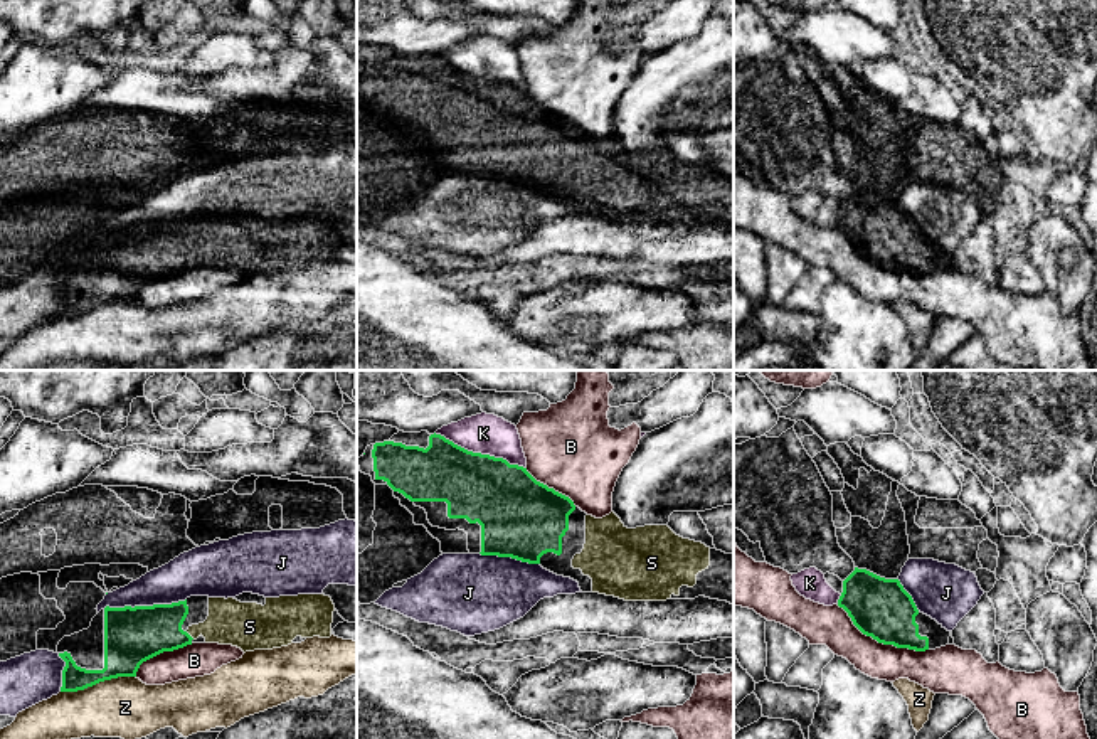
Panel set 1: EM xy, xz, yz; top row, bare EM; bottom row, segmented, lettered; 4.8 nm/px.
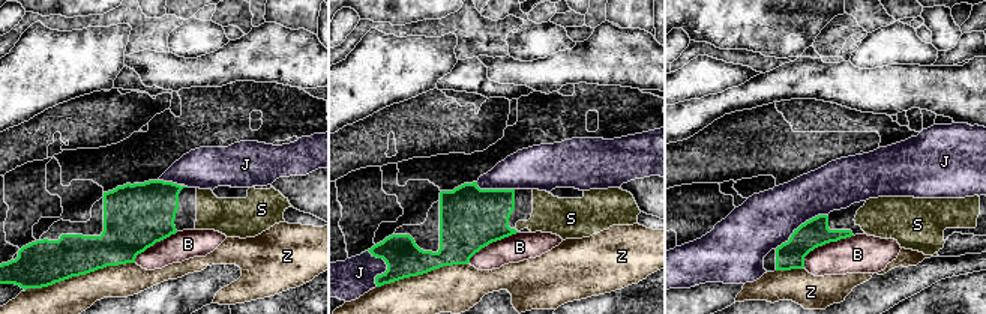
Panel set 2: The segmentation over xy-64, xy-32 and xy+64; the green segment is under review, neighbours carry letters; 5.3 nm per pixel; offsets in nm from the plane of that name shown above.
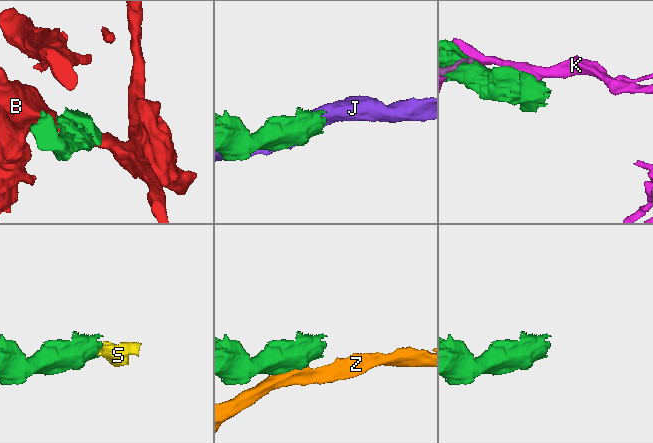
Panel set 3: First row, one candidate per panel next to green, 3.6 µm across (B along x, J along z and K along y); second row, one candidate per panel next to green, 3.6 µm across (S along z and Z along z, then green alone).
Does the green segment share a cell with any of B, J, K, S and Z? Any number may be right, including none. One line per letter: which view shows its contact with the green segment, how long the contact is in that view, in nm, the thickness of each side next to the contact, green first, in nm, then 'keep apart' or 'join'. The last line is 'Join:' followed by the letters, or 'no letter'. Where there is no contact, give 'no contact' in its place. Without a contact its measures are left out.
B: yz | 500 nm | 280/190 nm | keep apart
J: xy | 400 nm | 280/200 nm | keep apart
K: xz | 480 nm | 340/190 nm | keep apart
S: xy | 60 nm | 260/220 nm | join
Z: xy | 360 nm | 240/300 nm | keep apart
Join: S

